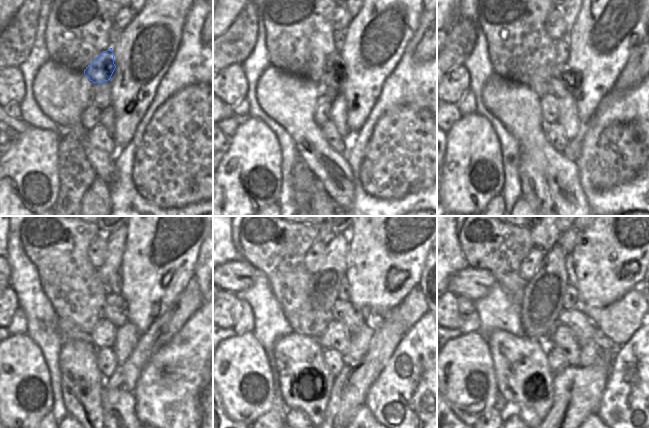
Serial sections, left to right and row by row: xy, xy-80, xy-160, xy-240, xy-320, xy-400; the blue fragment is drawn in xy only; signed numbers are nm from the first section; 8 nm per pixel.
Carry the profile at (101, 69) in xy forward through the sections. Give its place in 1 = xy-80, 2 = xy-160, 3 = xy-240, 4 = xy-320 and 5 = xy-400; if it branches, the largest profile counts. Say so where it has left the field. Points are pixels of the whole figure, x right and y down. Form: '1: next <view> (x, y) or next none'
1: next xy-80 (334, 74)
2: next xy-160 (561, 84)
3: next xy-240 (114, 310)
4: next xy-320 (352, 319)
5: next xy-400 (583, 329)

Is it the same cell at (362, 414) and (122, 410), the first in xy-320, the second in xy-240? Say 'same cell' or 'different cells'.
same cell

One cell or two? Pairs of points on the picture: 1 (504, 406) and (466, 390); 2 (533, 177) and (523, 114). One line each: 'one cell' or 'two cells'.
1: two cells
2: two cells

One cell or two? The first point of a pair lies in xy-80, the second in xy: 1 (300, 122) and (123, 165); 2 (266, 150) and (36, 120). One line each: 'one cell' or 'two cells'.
1: two cells
2: two cells

